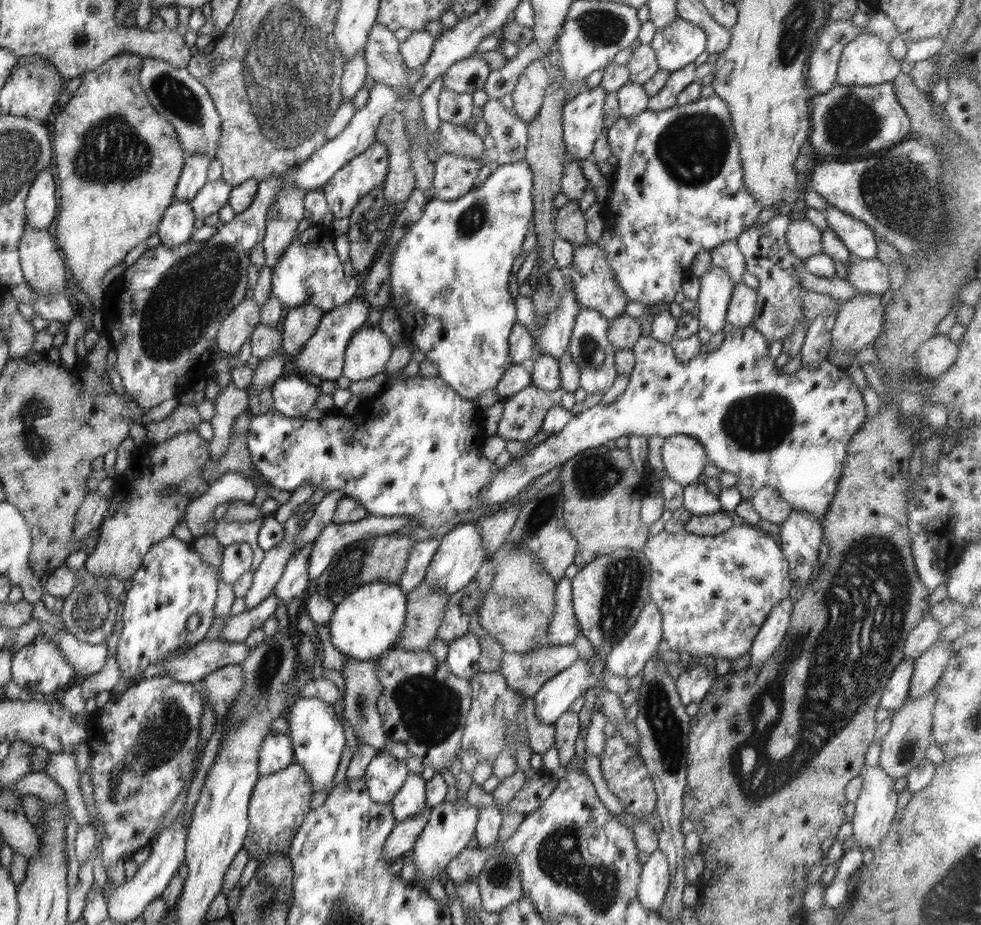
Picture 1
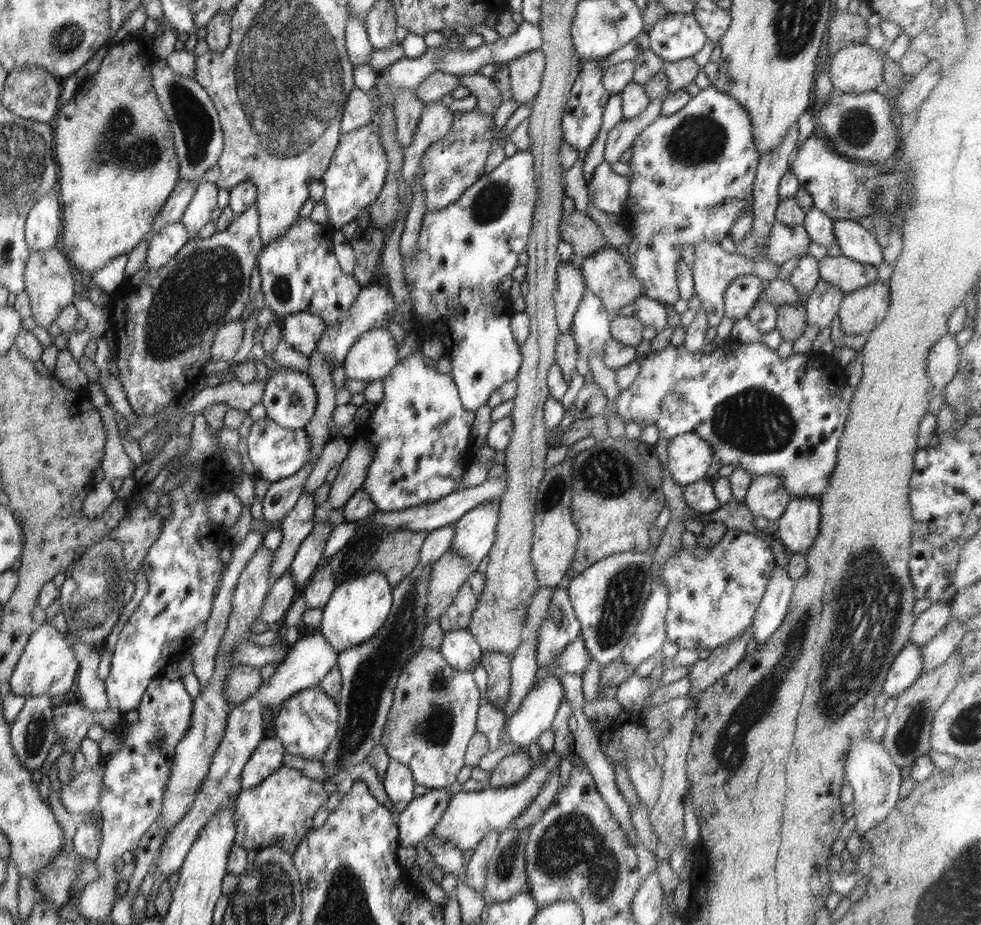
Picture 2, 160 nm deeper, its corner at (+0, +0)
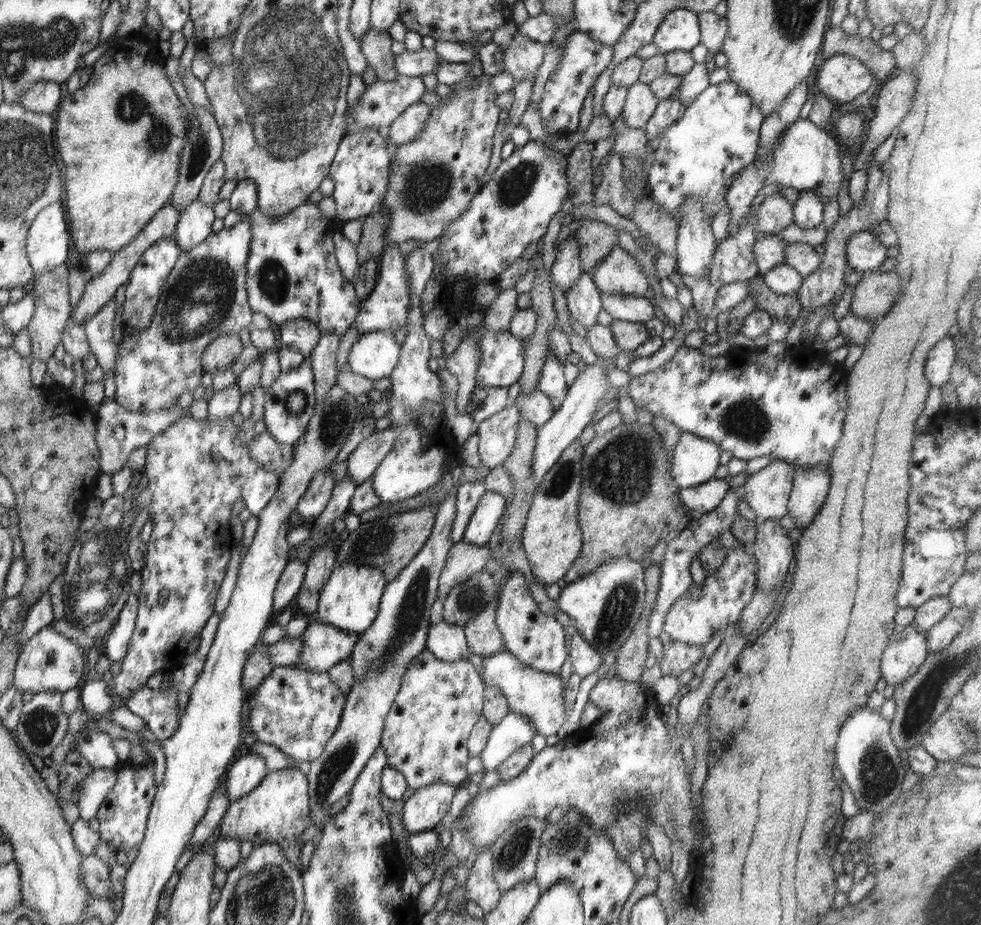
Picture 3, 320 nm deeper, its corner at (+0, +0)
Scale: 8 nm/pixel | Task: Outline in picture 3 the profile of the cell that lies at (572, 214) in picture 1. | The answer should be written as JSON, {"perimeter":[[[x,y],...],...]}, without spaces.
{"perimeter":[[[596,220],[583,223],[572,235],[579,240],[579,257],[586,273],[592,273],[598,263],[618,245],[618,230]]]}

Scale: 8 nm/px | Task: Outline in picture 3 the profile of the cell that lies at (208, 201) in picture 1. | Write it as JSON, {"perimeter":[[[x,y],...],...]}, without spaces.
{"perimeter":[[[196,200],[179,212],[173,239],[180,250],[188,252],[213,233],[212,223],[216,220],[213,208],[214,205]]]}

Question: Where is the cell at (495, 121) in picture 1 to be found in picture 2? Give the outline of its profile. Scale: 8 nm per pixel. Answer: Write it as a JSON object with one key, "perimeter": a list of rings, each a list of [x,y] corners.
{"perimeter":[[[481,73],[464,74],[459,76],[459,81],[477,97],[476,108],[494,116],[495,110],[502,104],[502,95],[496,83]]]}

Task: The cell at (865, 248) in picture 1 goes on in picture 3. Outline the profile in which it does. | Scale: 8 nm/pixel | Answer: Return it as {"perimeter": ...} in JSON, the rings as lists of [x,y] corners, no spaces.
{"perimeter":[[[872,231],[855,232],[847,242],[847,263],[857,271],[886,267],[887,246]]]}

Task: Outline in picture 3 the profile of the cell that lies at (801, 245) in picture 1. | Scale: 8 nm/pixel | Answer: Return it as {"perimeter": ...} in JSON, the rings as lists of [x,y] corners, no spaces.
{"perimeter":[[[760,233],[760,236],[760,239],[755,240],[753,251],[756,259],[756,264],[758,267],[757,274],[763,275],[765,272],[772,270],[775,266],[784,263],[785,248],[787,247],[787,244],[790,242],[782,240],[781,237],[777,234]]]}

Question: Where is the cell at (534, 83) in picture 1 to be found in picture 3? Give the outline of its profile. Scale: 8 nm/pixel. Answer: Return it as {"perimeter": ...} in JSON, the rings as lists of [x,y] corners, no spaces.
{"perimeter":[[[517,31],[503,51],[503,69],[512,74],[517,82],[534,79],[544,61],[544,45]]]}

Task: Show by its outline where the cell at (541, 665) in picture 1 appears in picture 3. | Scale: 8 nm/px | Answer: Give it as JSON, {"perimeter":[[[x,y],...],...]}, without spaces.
{"perimeter":[[[578,632],[570,640],[570,660],[573,672],[584,679],[597,674],[602,666],[603,656]]]}

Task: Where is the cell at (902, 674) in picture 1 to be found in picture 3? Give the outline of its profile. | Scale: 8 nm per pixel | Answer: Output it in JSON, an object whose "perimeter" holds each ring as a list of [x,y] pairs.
{"perimeter":[[[914,623],[896,629],[890,635],[889,641],[883,650],[880,663],[882,678],[888,685],[898,686],[902,684],[902,681],[909,679],[915,672],[918,672],[928,653],[927,633],[920,632]]]}

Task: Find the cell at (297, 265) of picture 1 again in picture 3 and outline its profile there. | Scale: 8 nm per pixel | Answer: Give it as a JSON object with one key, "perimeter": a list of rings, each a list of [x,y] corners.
{"perimeter":[[[310,202],[300,204],[295,210],[277,217],[268,216],[257,207],[248,217],[252,240],[246,261],[245,287],[252,312],[259,312],[269,318],[276,328],[289,320],[306,318],[315,322],[321,331],[330,331],[339,337],[346,334],[357,317],[361,301],[358,300],[353,282],[342,276],[337,263],[333,243],[336,223],[326,218],[317,204]]]}

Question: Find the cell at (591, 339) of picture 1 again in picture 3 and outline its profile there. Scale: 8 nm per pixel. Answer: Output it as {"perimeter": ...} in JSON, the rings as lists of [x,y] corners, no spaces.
{"perimeter":[[[591,273],[580,275],[573,287],[565,292],[566,304],[572,316],[586,328],[597,323],[598,312],[603,309],[601,290]]]}

